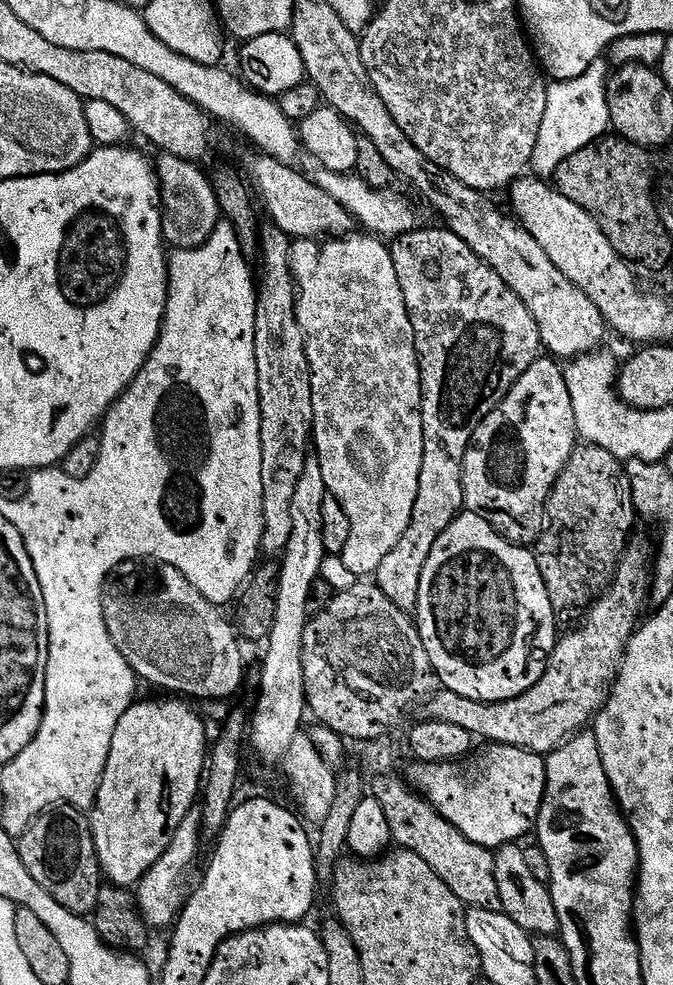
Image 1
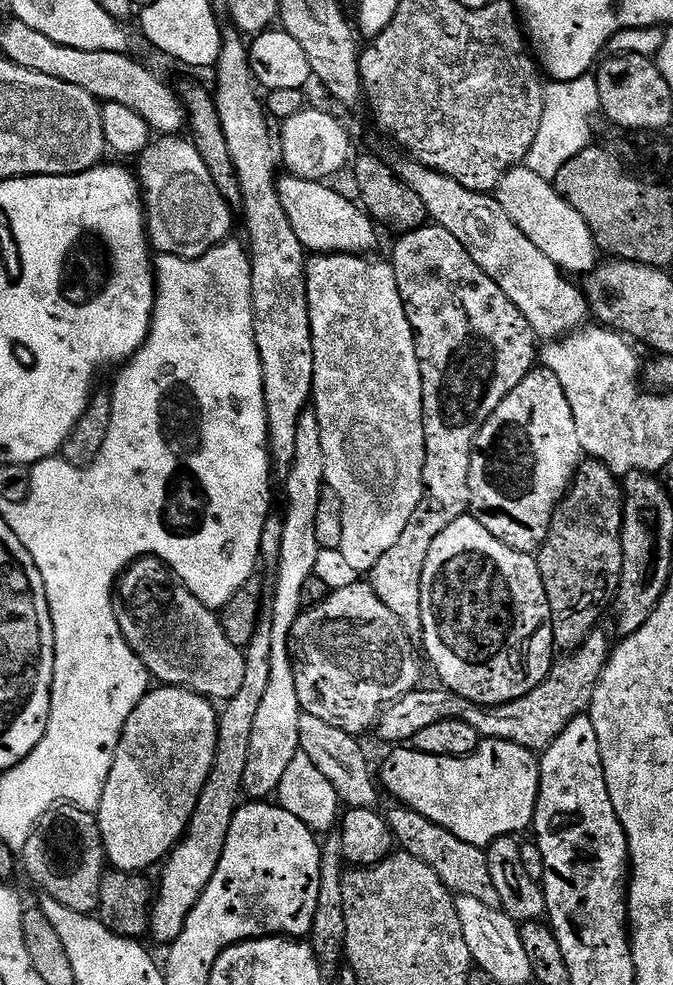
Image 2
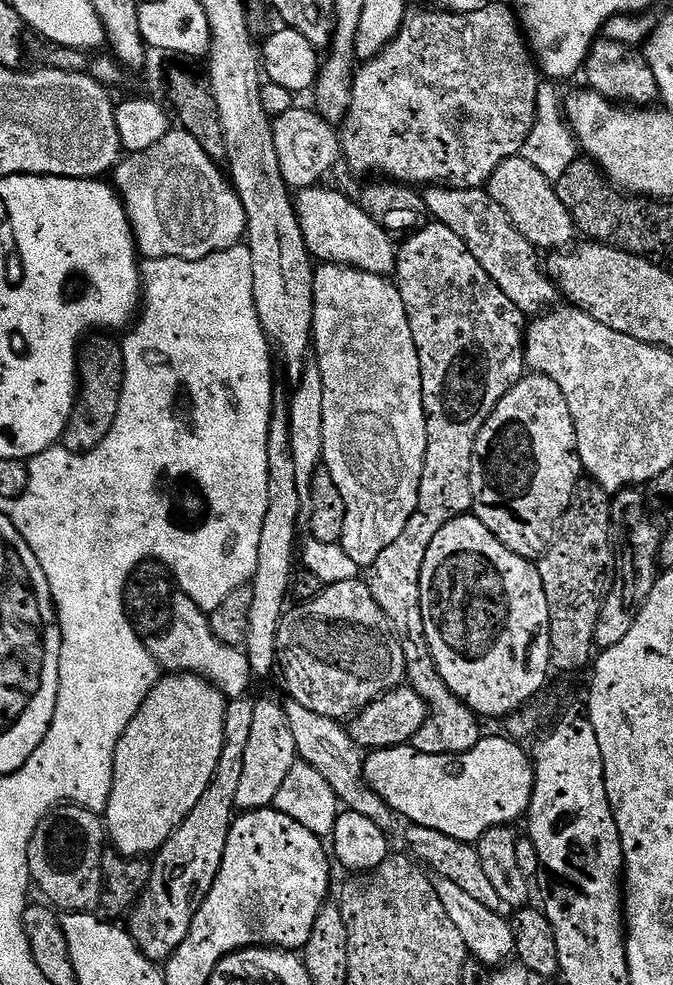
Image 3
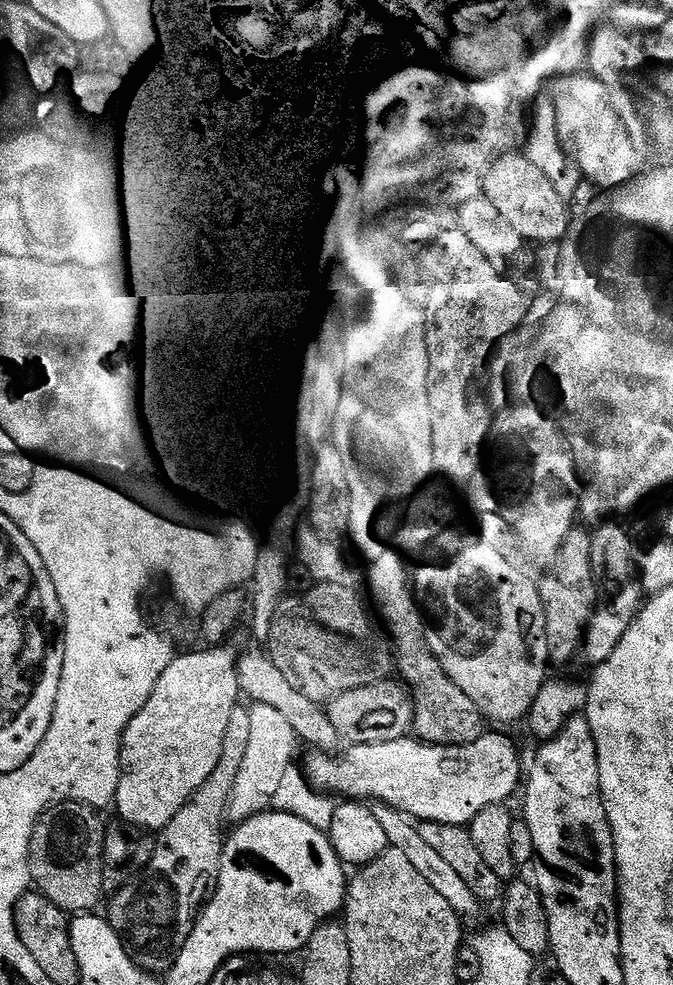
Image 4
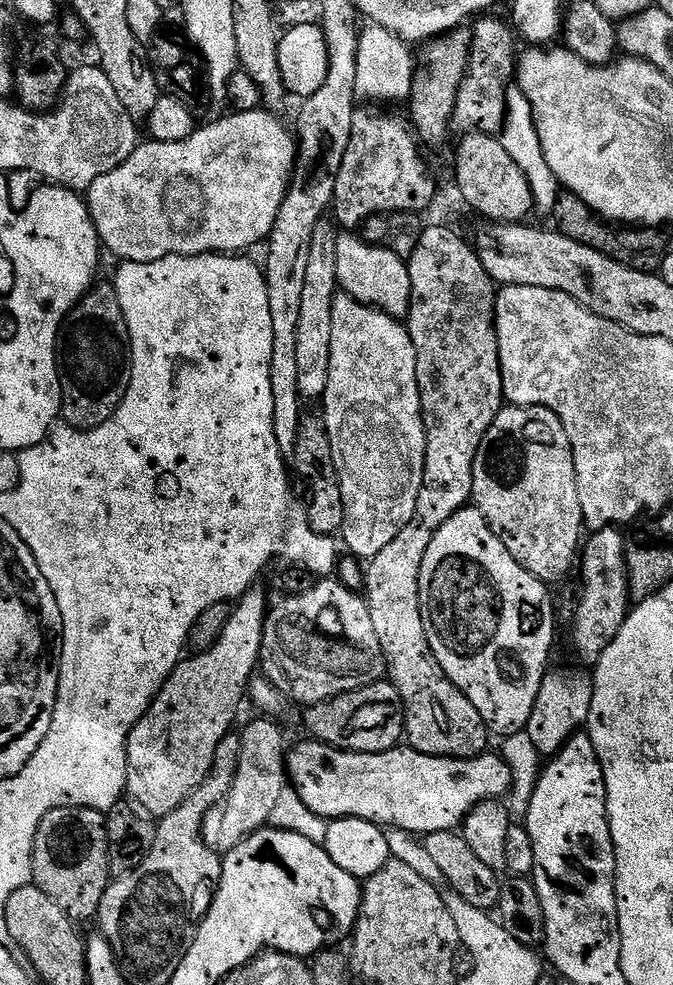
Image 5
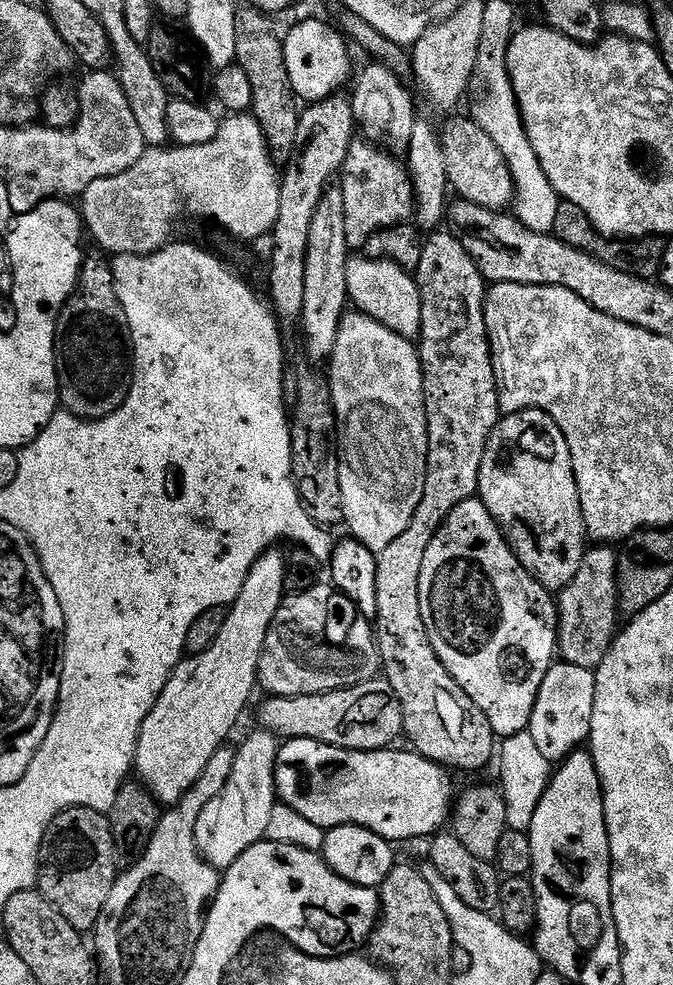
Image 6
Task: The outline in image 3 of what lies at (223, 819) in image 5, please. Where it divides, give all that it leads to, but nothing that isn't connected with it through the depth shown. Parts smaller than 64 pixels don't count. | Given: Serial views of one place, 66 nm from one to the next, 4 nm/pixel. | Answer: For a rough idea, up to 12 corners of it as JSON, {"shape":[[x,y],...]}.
{"shape":[[257,699],[235,807],[275,805],[297,762],[284,704]]}

